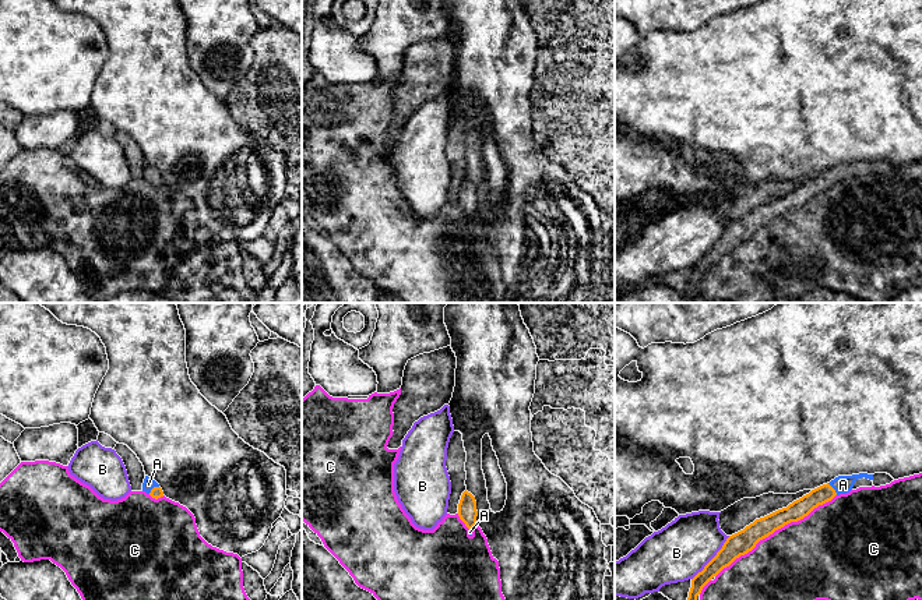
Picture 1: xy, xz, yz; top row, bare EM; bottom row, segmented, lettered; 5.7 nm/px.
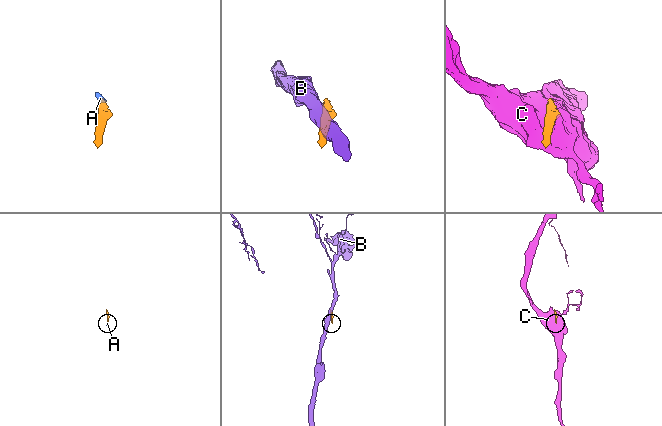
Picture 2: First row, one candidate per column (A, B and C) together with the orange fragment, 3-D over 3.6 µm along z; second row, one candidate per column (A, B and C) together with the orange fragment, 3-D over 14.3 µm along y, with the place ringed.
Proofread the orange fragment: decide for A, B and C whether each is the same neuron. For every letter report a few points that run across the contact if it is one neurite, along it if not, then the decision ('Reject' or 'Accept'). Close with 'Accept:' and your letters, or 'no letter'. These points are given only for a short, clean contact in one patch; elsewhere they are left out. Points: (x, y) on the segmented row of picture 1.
A: Line: yz (798, 510), (833, 489), (843, 484). Accept
B: Reject
C: Reject
Accept: A

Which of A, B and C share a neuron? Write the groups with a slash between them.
A / B / C

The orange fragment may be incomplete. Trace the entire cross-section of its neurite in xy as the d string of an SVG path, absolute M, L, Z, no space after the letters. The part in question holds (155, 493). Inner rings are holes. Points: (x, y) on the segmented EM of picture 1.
M145 476L145 479L144 479L142 491L149 494L155 500L163 497L163 491L159 487L159 484L148 476Z

